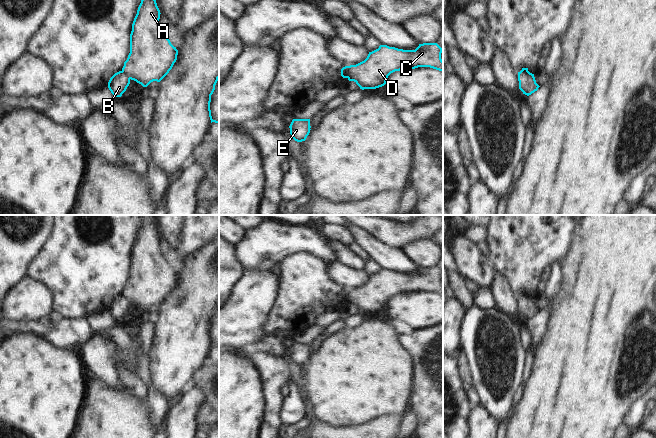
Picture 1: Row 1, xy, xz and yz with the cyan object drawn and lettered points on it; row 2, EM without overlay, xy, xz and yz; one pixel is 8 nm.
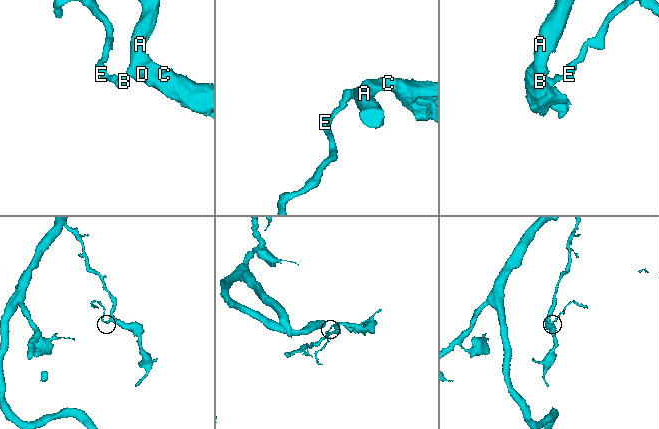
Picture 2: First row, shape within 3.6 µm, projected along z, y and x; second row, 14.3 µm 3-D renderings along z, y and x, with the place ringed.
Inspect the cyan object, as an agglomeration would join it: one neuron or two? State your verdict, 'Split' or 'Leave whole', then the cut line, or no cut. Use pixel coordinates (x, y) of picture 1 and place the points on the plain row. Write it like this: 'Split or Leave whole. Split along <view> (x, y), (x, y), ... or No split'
Split. Split along xz (348, 290), (346, 301)

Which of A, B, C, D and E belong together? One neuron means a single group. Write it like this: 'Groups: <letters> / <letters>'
Groups: A C D / B E

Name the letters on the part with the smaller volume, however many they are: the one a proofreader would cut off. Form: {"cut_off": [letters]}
{"cut_off": ["B", "E"]}

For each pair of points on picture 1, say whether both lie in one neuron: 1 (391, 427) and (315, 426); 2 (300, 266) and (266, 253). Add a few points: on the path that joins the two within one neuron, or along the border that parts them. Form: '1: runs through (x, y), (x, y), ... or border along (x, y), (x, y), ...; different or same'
1: runs through (372, 427), (334, 427); same
2: border along (304, 251), (289, 254), (278, 263); different

